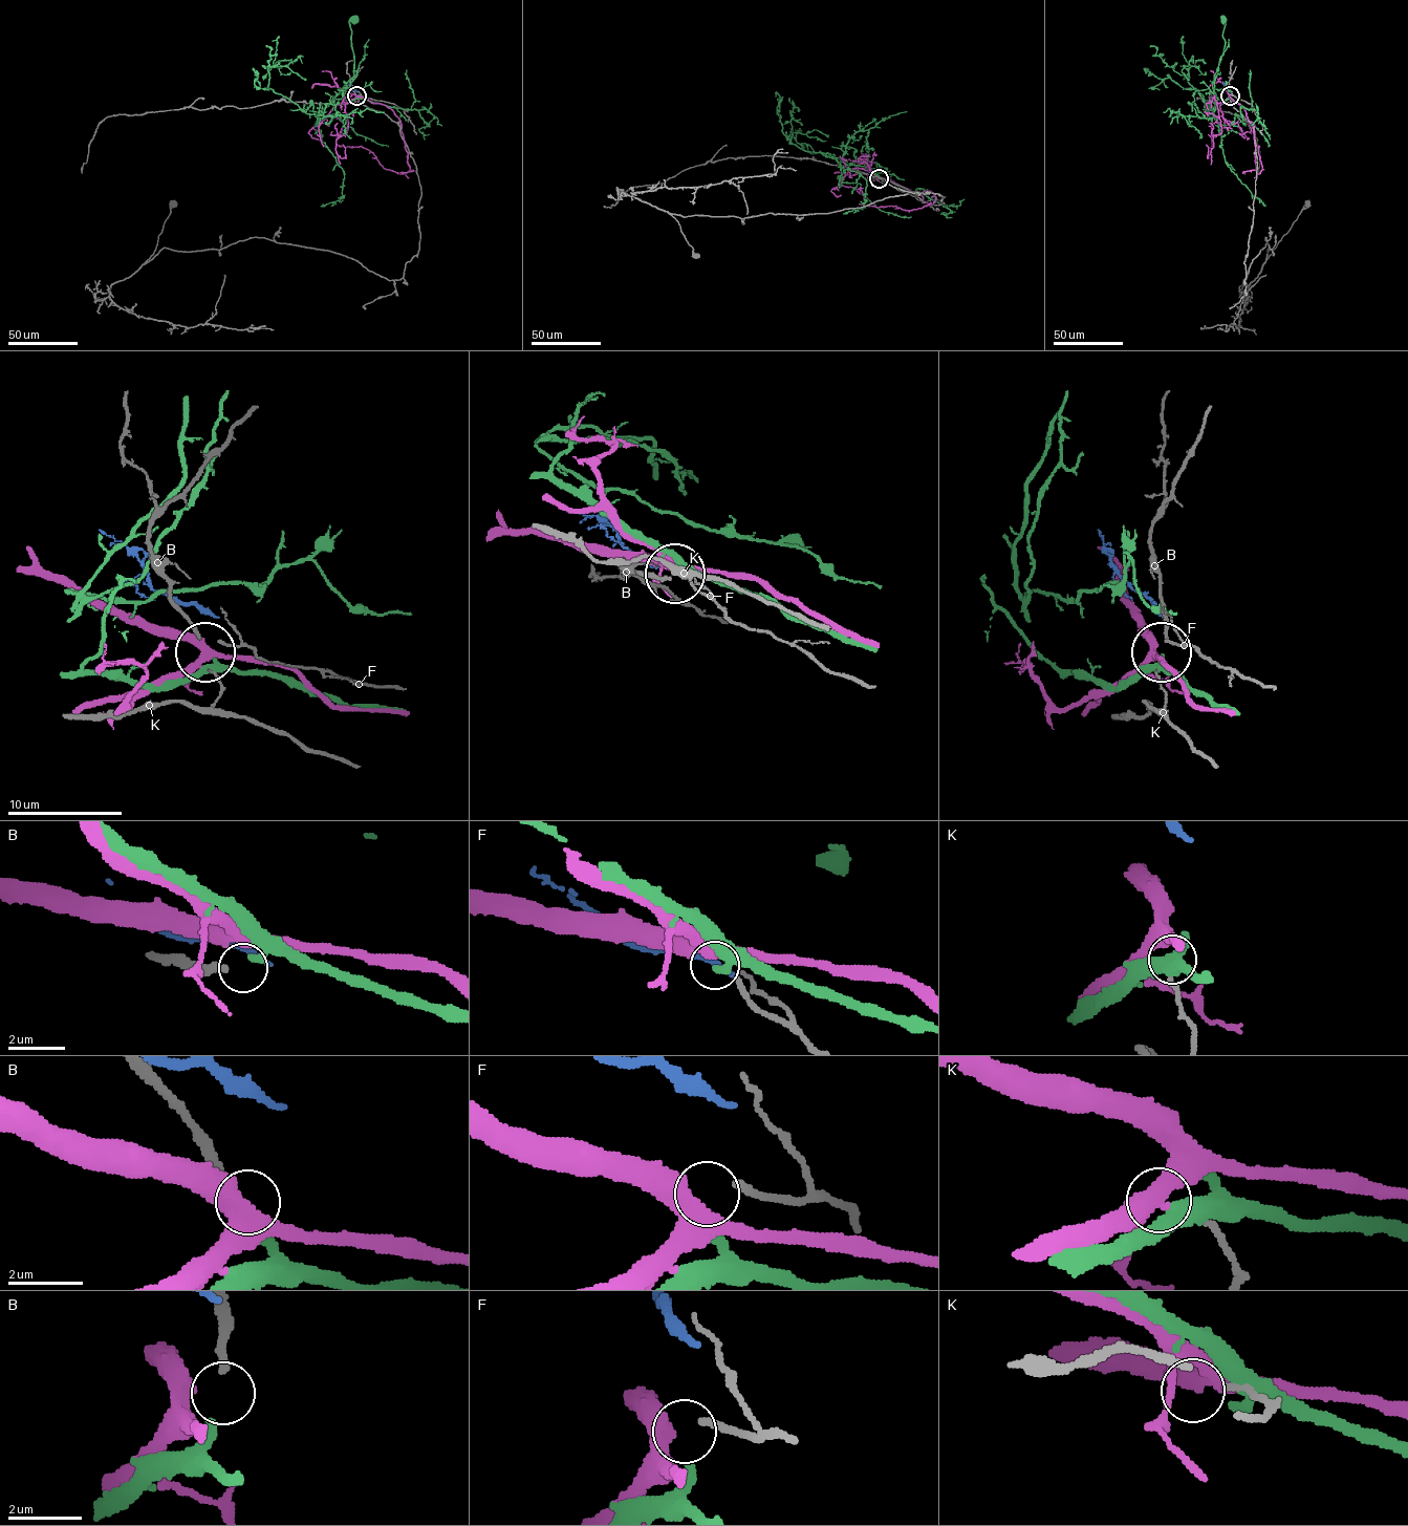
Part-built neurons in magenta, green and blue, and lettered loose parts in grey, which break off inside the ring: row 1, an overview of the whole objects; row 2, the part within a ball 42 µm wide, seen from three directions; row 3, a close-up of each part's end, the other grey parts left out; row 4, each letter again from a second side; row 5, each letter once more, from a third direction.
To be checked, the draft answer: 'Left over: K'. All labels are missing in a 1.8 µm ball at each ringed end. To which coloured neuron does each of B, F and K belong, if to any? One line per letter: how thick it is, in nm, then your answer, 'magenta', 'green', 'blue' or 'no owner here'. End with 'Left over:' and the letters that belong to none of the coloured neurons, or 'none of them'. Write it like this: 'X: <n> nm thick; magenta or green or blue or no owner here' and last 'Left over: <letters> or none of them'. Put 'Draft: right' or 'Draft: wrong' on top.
Draft: right
B: 260 nm thick; green
F: 200 nm thick; magenta
K: 140 nm thick; no owner here
Left over: K

